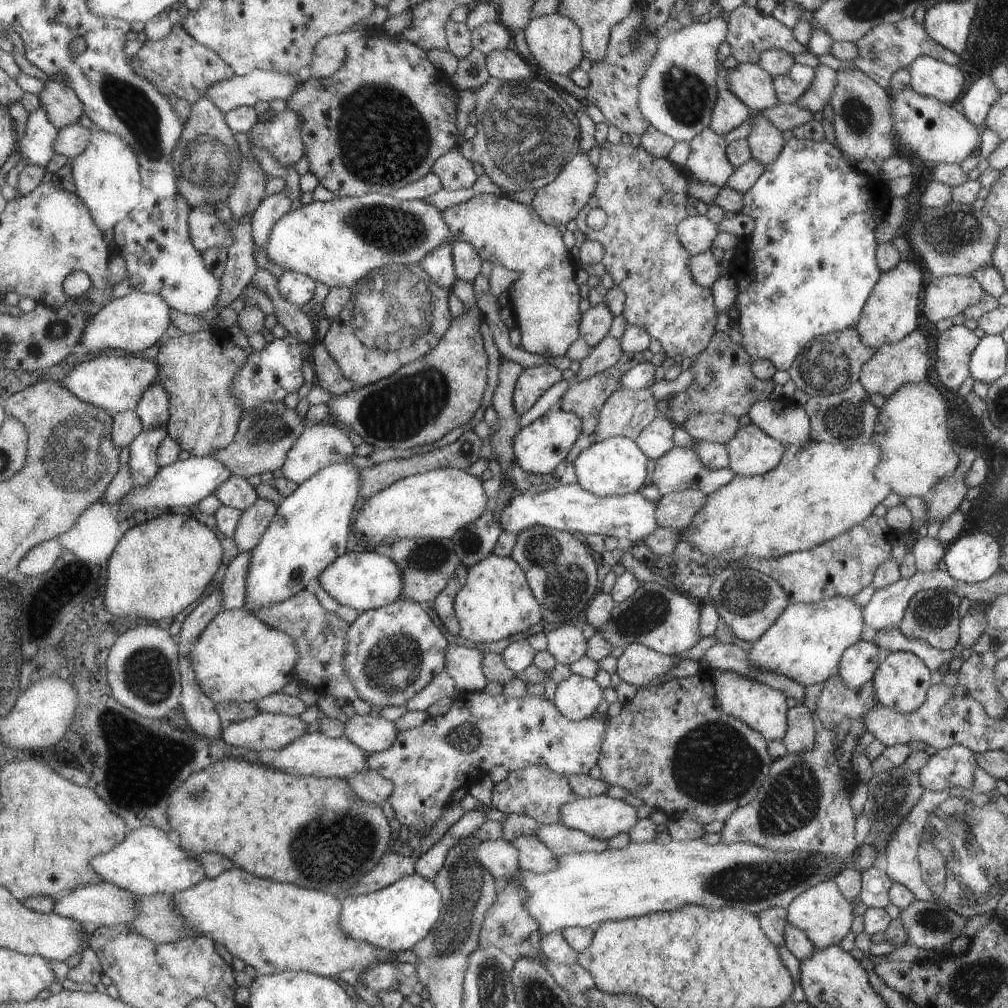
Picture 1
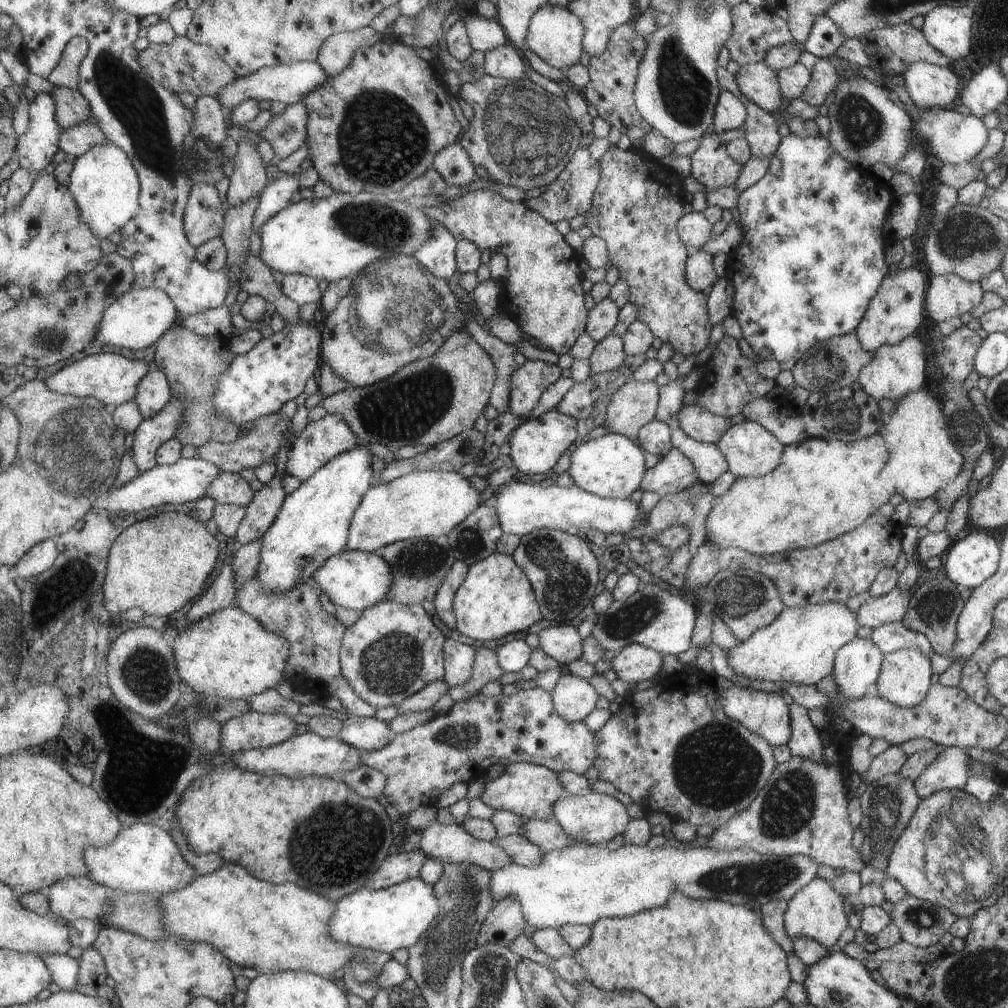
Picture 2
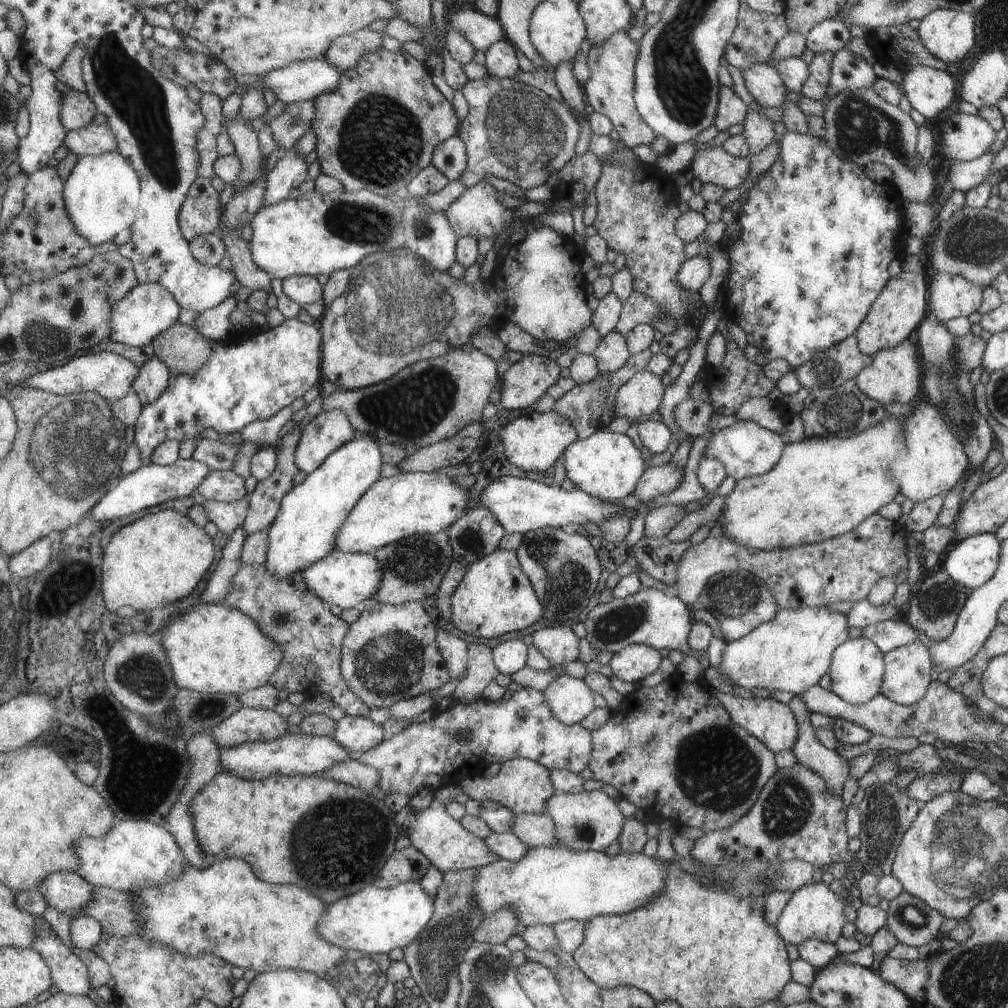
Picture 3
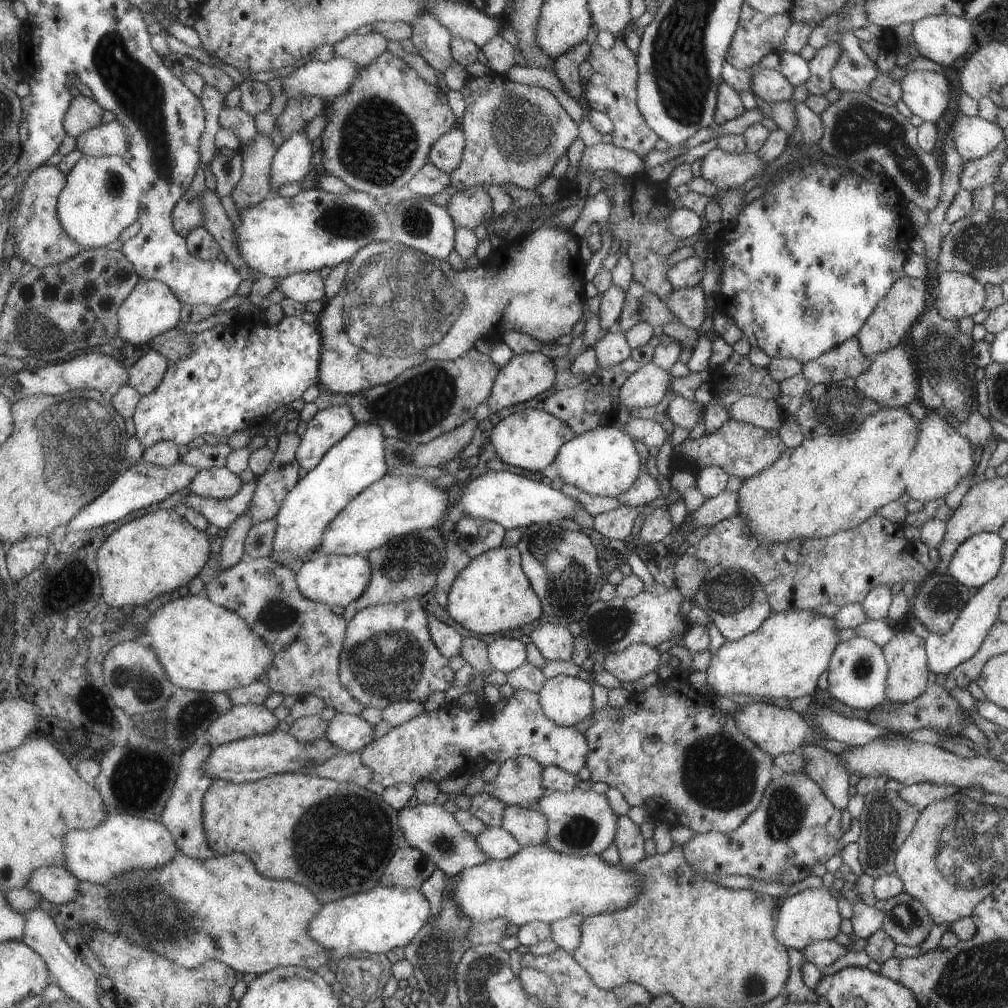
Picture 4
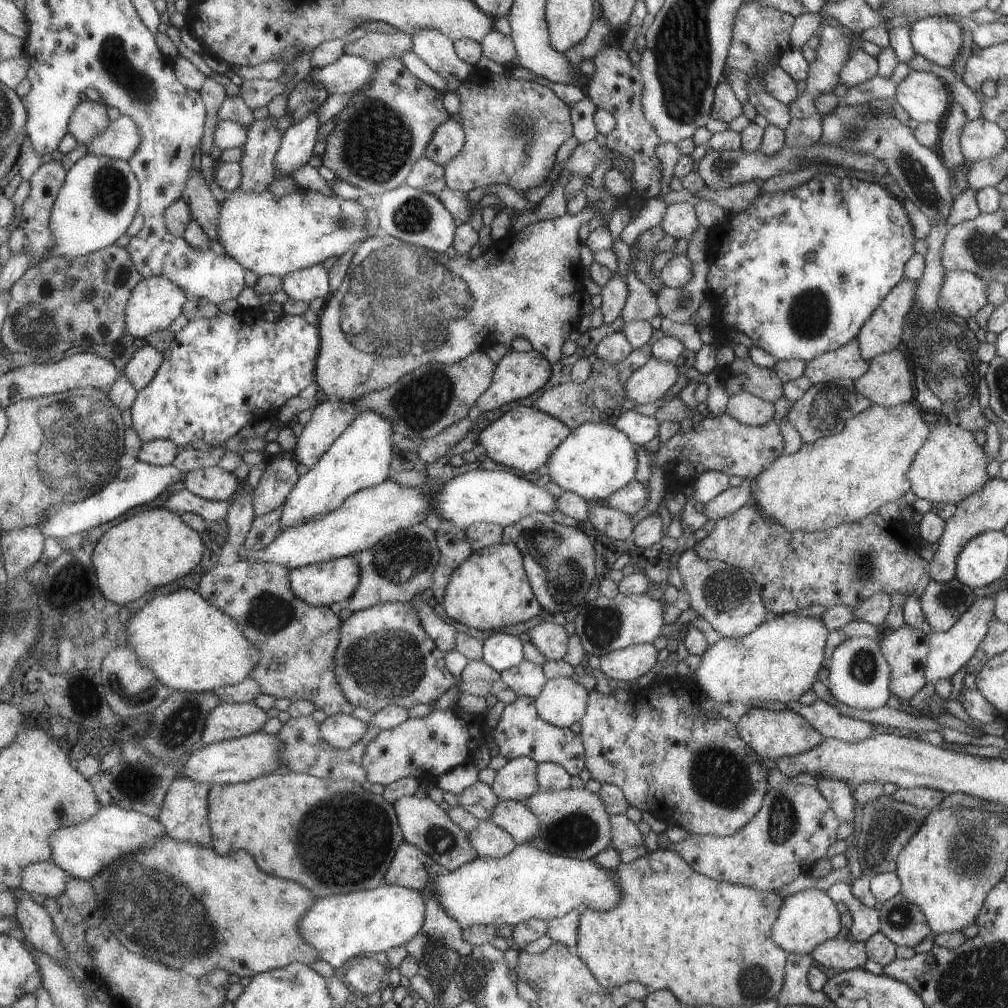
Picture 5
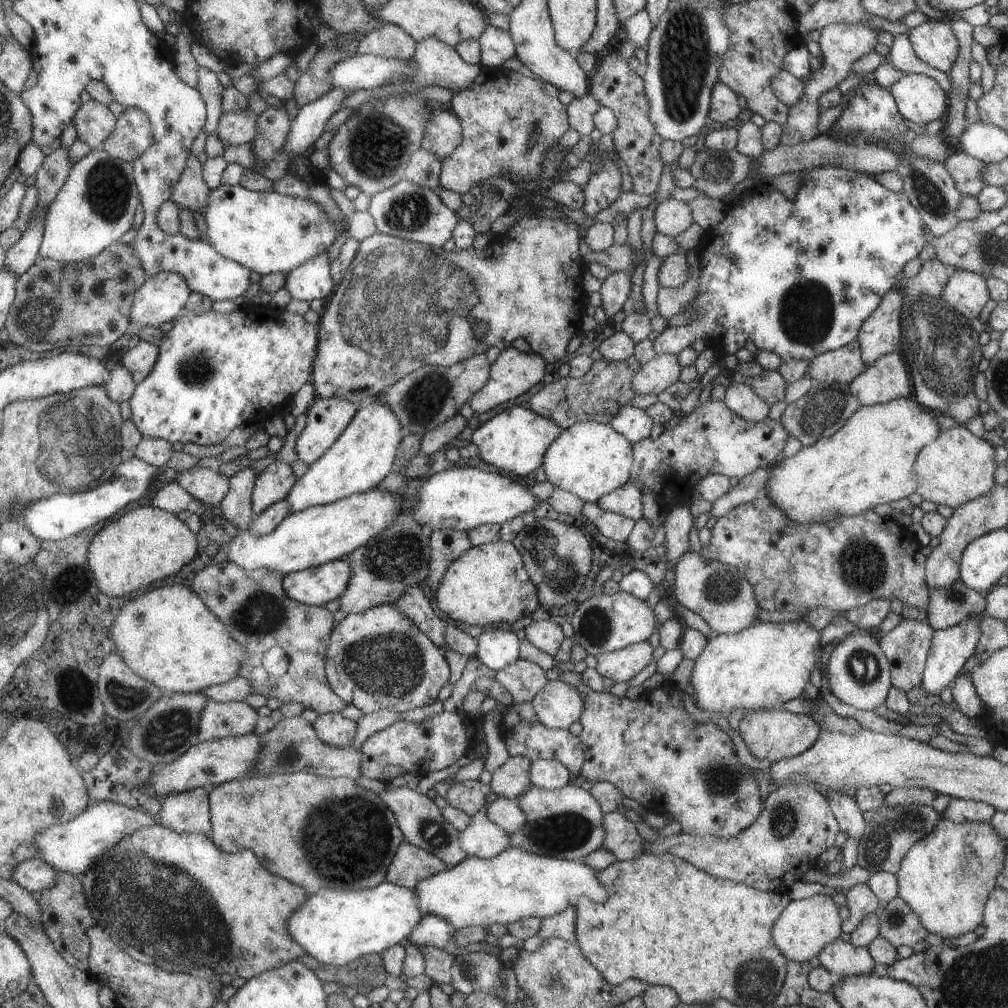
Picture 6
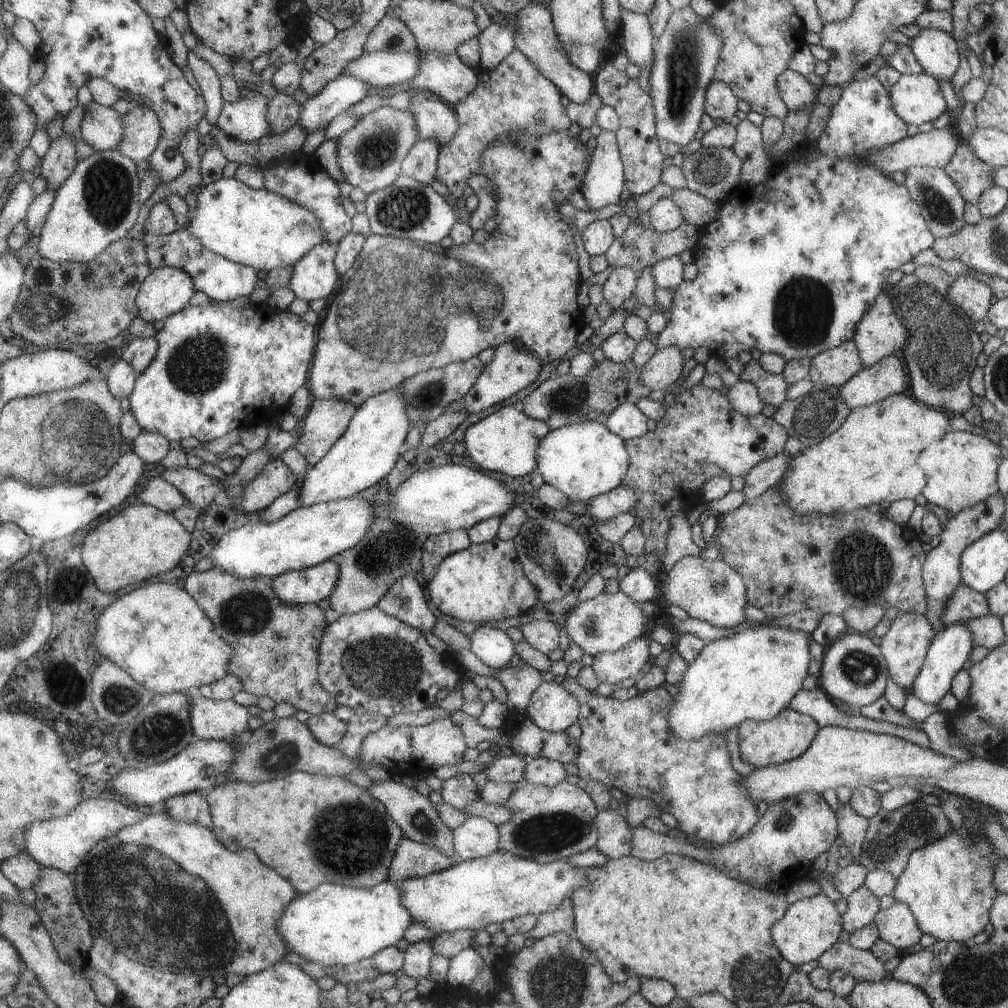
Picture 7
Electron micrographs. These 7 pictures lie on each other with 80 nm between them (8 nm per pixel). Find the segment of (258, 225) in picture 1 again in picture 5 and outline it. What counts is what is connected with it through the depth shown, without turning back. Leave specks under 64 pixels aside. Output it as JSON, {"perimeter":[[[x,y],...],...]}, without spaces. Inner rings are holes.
{"perimeter":[[[320,109],[307,115],[296,125],[290,125],[282,138],[281,148],[278,150],[275,166],[276,170],[284,176],[290,176],[291,172],[303,168],[313,158],[313,150],[317,144],[317,130],[320,123]]]}

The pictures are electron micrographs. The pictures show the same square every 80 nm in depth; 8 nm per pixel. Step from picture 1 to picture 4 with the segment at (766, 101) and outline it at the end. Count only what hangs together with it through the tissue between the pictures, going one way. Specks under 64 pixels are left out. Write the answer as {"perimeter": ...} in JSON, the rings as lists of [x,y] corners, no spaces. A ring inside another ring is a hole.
{"perimeter":[[[757,67],[752,71],[750,90],[753,95],[768,103],[793,102],[793,87],[777,69]]]}

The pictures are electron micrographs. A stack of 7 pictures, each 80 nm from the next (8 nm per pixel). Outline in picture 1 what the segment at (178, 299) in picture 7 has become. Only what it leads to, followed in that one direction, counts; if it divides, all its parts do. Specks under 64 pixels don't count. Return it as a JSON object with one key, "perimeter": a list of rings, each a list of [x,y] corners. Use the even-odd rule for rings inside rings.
{"perimeter":[[[138,292],[122,298],[115,298],[99,313],[95,313],[90,323],[86,325],[80,343],[87,353],[100,354],[102,350],[122,350],[127,353],[136,353],[153,344],[161,344],[165,339],[167,328],[173,323],[174,309],[161,294]]]}

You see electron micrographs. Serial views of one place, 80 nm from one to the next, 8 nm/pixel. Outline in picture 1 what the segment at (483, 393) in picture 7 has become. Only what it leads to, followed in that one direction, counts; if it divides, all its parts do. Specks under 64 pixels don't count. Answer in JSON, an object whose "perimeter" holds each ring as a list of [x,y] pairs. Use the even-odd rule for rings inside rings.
{"perimeter":[[[550,361],[523,368],[513,386],[512,404],[516,415],[534,407],[547,388],[559,383],[559,378],[561,372]]]}

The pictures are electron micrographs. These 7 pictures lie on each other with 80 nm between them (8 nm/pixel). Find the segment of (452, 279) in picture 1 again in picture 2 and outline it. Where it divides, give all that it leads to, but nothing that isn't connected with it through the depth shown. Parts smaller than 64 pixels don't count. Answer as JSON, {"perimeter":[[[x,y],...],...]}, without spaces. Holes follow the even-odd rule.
{"perimeter":[[[434,220],[431,236],[421,244],[414,256],[437,278],[451,280],[459,269],[457,248],[458,242],[453,232],[445,224]]]}

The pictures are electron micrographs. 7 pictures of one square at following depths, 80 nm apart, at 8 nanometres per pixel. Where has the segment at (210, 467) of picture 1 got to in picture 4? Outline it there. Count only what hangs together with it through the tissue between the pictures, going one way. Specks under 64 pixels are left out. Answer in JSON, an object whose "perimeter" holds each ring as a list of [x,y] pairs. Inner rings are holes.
{"perimeter":[[[181,459],[170,467],[141,460],[128,471],[123,472],[98,499],[79,511],[79,514],[64,529],[60,529],[56,533],[51,532],[49,536],[54,539],[65,534],[65,532],[91,530],[99,528],[99,526],[105,526],[109,522],[117,522],[117,520],[125,518],[127,514],[131,514],[135,510],[147,508],[152,504],[159,504],[161,500],[165,500],[165,498],[179,492],[179,490],[188,490],[201,471],[202,469],[199,467],[187,464]]]}

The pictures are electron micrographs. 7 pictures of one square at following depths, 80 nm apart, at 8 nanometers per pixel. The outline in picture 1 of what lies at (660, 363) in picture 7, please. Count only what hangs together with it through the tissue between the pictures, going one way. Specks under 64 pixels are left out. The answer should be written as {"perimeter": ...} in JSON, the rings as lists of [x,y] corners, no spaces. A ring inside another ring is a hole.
{"perimeter":[[[649,386],[641,390],[619,388],[603,404],[593,434],[595,441],[626,437],[635,441],[657,416],[657,402]]]}

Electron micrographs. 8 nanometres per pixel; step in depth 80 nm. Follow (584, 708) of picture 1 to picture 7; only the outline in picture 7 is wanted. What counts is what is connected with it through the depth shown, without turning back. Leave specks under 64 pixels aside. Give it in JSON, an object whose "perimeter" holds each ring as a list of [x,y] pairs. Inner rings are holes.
{"perimeter":[[[553,680],[539,683],[529,695],[525,712],[540,729],[549,732],[563,732],[581,714],[576,698]]]}

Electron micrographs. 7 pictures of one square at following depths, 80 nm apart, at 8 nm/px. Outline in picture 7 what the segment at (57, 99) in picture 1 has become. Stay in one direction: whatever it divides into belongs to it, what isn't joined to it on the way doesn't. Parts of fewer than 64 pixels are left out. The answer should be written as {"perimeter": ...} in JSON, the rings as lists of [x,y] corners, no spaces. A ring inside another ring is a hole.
{"perimeter":[[[94,100],[85,106],[79,133],[97,151],[116,150],[124,132],[124,118],[117,110]]]}

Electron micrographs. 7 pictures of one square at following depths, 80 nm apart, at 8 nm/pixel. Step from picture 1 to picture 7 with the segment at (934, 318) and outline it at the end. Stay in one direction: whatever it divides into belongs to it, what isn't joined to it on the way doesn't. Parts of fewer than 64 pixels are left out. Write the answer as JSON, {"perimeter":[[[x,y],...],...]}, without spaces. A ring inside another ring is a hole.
{"perimeter":[[[959,275],[955,278],[955,282],[950,284],[950,291],[948,296],[961,311],[966,313],[972,323],[977,322],[978,320],[986,320],[986,312],[990,308],[991,304],[991,295],[990,287],[986,284],[983,284],[983,281],[978,281],[975,277],[969,275]]]}

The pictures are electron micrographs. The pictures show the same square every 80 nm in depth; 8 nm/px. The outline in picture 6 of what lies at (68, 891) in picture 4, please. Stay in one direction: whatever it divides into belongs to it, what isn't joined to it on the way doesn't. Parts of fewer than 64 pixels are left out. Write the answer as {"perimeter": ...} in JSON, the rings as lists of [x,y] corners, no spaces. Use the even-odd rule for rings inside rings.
{"perimeter":[[[37,856],[16,867],[13,880],[31,892],[42,893],[58,883],[58,872],[54,866]]]}

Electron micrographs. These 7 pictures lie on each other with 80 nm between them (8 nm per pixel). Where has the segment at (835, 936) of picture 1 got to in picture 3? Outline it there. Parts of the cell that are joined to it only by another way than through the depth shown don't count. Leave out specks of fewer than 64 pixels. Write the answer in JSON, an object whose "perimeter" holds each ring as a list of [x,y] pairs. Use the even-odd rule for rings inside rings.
{"perimeter":[[[821,881],[810,882],[790,894],[790,900],[781,910],[774,928],[784,942],[795,946],[808,939],[834,944],[839,940],[839,936],[843,936],[843,924],[847,924],[848,906],[847,899],[839,900],[839,896],[831,892],[831,884],[823,884]]]}

